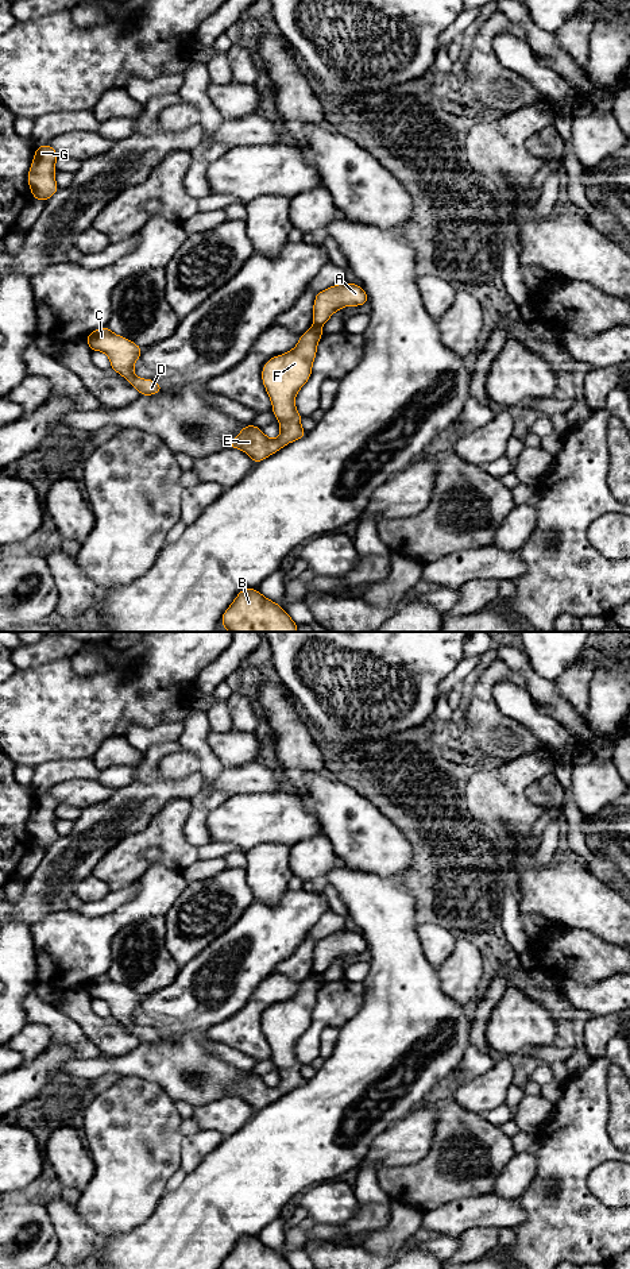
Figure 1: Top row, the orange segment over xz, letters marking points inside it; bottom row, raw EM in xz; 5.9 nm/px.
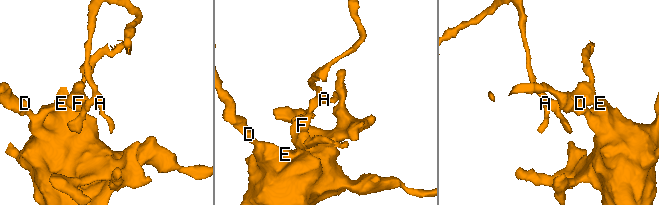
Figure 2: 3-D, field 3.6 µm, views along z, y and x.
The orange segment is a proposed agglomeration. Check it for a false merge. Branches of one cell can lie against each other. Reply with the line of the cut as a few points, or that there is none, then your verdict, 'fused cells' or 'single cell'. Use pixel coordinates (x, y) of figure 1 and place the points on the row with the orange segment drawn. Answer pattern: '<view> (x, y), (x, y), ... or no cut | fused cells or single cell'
xz (313, 327), (319, 330) | fused cells

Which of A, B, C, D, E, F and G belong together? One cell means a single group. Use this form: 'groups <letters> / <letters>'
groups A / B C D E F G

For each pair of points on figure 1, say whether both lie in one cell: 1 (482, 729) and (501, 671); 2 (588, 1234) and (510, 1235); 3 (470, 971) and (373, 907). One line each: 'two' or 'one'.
1: one
2: two
3: two

